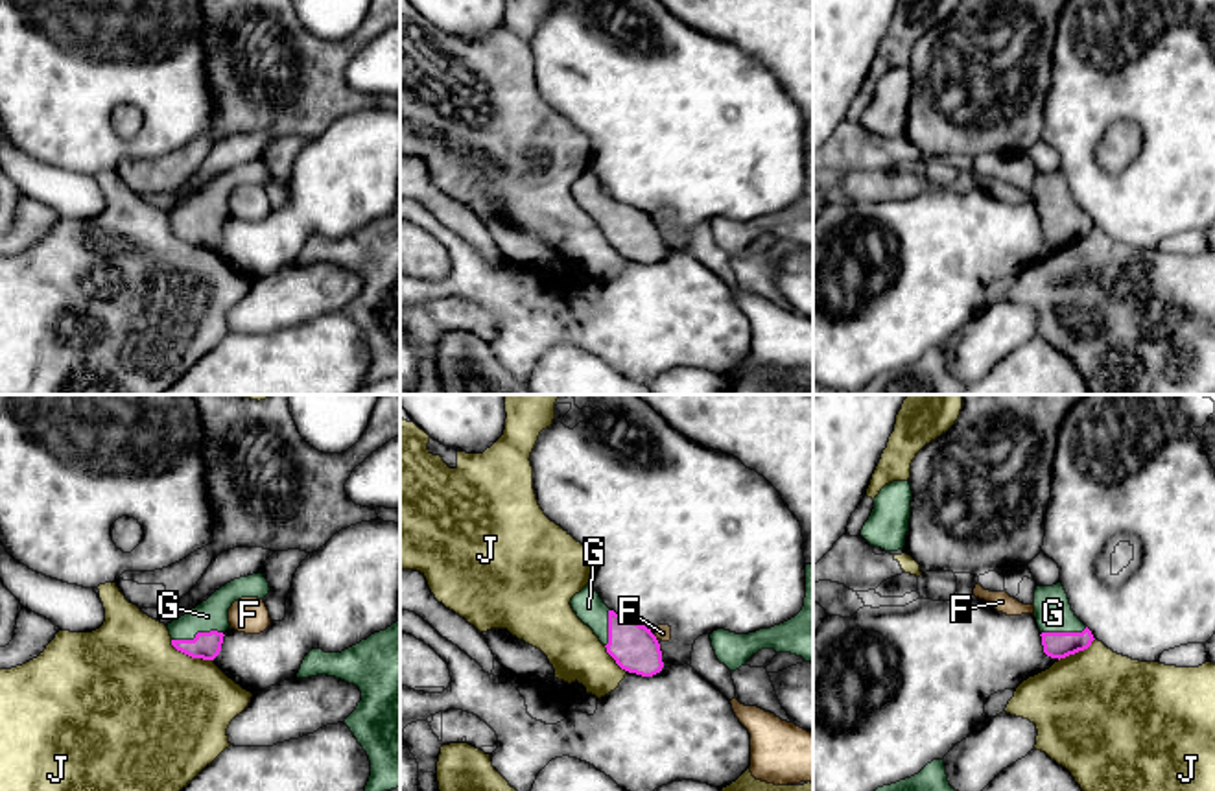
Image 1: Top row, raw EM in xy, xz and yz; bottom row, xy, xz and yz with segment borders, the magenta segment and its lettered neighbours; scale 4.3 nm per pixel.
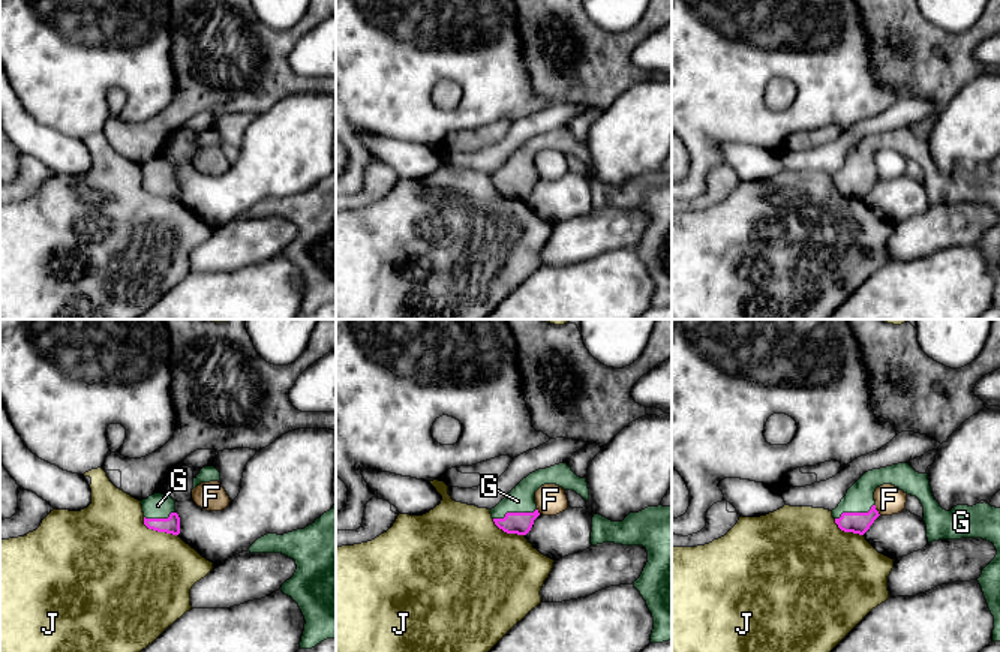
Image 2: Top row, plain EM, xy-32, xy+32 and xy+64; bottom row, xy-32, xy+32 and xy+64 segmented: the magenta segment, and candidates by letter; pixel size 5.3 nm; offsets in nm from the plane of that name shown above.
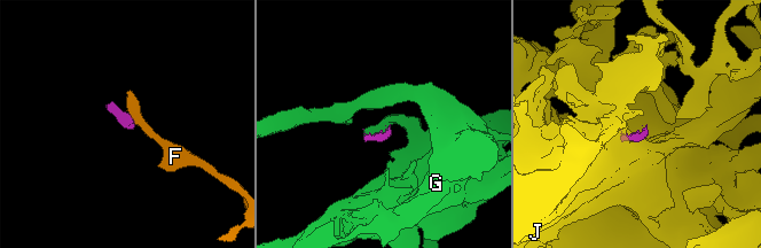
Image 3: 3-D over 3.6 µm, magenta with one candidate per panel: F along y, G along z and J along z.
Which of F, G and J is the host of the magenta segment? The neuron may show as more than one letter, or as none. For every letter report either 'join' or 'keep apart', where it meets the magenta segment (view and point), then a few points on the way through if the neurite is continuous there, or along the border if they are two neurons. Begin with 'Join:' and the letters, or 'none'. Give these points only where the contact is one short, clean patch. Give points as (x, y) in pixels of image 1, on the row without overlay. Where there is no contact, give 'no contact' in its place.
Join: G
F: keep apart; contact xz (655, 225); border xz (653, 222), (657, 227)
G: join; contact xy (196, 222)
J: keep apart; contact xy (190, 242)

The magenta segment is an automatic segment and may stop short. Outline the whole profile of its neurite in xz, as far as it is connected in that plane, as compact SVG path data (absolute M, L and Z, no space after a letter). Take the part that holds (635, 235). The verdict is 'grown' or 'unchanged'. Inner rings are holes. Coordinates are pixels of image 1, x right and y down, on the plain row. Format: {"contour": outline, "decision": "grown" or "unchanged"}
{"contour": "M590 171L573 183L570 192L621 256L642 264L662 258L660 230L651 216L610 197Z", "decision": "grown"}

